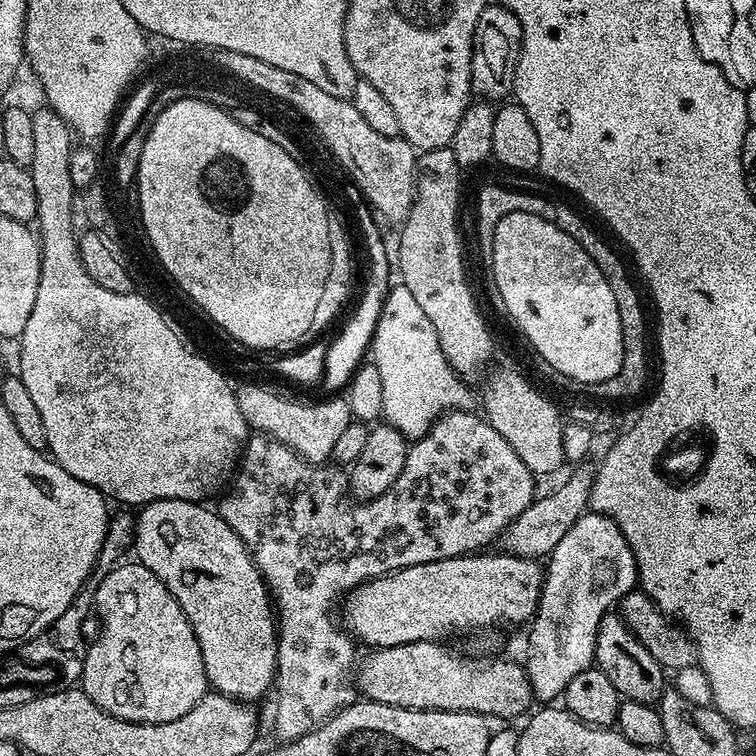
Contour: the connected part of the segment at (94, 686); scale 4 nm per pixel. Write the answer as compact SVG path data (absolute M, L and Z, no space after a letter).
M121 562L99 577L94 597L94 612L100 615L100 637L87 645L84 654L82 691L111 716L134 722L157 724L182 718L209 691L202 650L182 606L166 586L146 566Z

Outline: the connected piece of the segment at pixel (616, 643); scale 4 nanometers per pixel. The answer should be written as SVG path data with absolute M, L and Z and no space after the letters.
M606 613L598 628L595 654L595 667L606 674L617 693L625 699L655 705L666 690L664 684L665 669L644 646L635 634L626 626L619 613Z

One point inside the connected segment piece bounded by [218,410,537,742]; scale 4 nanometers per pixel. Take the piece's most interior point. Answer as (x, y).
(462, 485)

